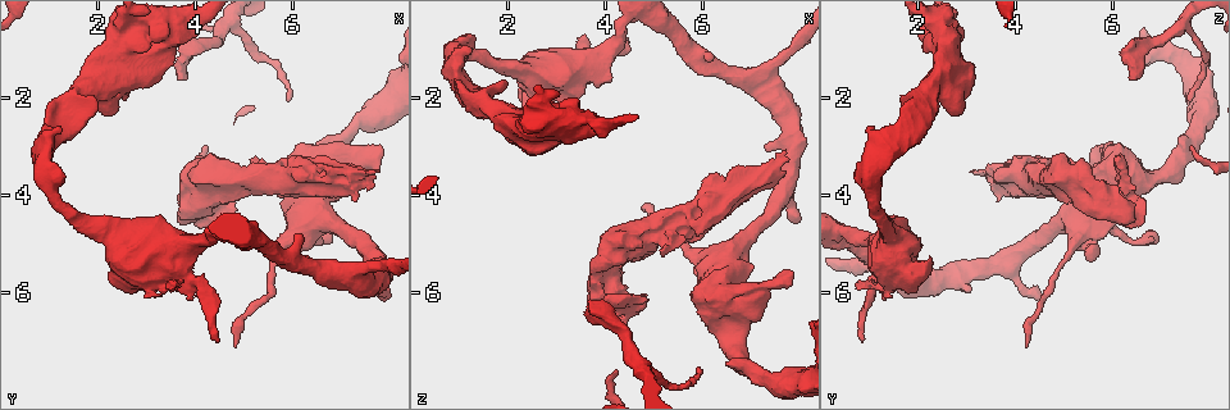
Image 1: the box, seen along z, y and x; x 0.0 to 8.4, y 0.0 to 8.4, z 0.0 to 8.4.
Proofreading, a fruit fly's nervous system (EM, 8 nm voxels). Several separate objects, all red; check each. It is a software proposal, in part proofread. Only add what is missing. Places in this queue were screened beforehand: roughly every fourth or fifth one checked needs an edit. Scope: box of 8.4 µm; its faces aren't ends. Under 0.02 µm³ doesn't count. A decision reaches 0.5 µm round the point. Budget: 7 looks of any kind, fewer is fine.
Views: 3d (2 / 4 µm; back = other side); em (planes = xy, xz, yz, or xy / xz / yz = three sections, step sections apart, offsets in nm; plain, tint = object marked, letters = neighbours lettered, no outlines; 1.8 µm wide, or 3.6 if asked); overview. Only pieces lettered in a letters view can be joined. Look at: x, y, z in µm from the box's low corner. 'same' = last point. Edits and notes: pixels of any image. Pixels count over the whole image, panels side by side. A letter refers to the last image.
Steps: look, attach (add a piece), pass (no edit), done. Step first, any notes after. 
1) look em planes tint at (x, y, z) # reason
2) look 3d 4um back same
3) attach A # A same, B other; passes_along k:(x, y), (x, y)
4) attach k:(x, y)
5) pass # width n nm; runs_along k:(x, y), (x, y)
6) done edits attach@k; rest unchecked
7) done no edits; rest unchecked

look em planes letters at (4.85, 7.05, 4.25)

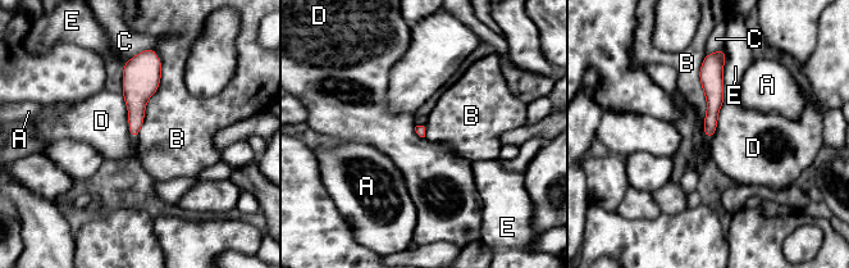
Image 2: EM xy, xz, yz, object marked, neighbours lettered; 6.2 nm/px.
pass # A other, B other, C other, D other, E other; runs_along 2:(717, 57), (707, 134); none of them fits

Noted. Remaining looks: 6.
look 3d 2um at (4.05, 4.30, 6.00) # thick turns thin

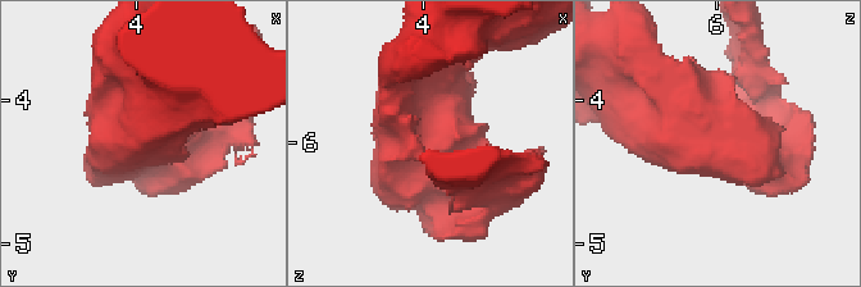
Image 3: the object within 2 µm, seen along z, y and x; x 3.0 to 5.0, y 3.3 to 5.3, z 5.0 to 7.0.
look em planes letters at (4.04, 4.24, 6.02)

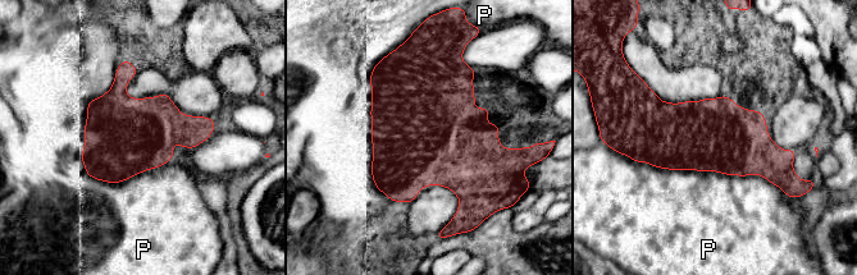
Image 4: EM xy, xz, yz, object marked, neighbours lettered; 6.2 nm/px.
pass # P other; border 4:(630, 157), (760, 174), (783, 192); none of them fits

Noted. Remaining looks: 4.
look em yz step 8 letters at (3.75, 1.60, 6.35) # free end

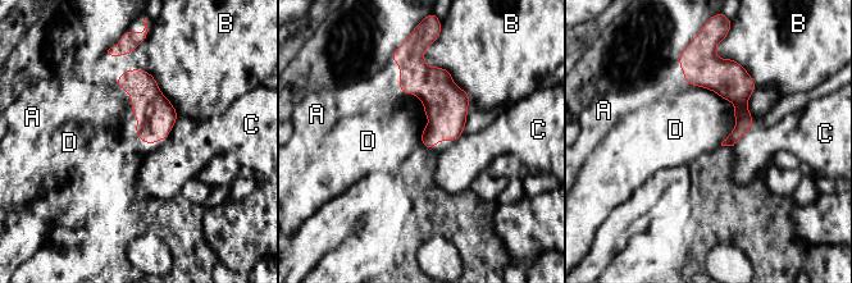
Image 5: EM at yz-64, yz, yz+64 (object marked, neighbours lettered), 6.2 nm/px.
look em planes letters same # cut it another way

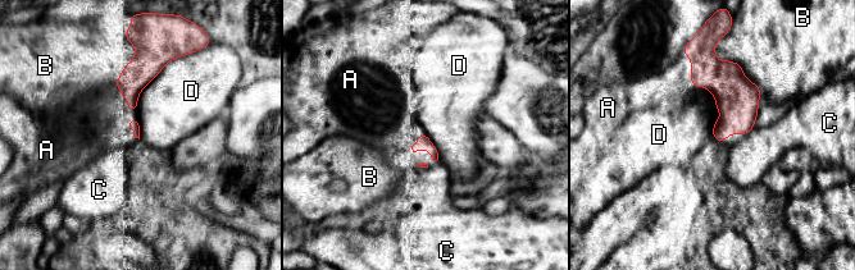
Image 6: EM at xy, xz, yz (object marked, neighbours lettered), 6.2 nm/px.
attach A # A same, B other, C other, D other; the cell continues

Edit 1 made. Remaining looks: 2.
done edits attach@6; rest unchecked

